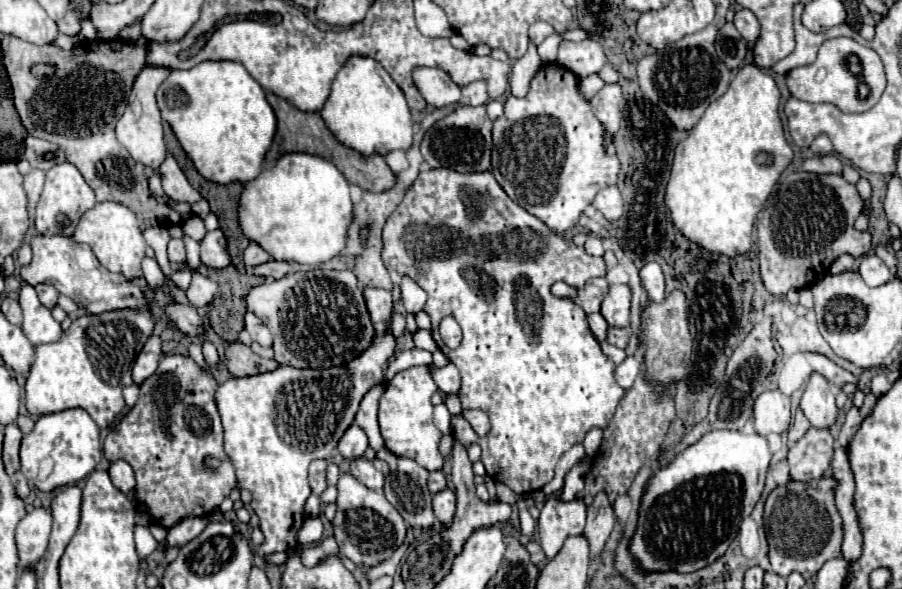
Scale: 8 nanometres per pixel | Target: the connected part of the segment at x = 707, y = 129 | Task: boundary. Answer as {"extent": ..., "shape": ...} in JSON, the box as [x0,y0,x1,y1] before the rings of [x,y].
{"extent":[664,65,792,257],"shape":[[[744,65],[732,79],[728,91],[708,105],[698,125],[690,129],[688,137],[682,139],[674,149],[674,163],[670,169],[664,203],[668,205],[670,217],[678,231],[708,253],[736,257],[750,251],[750,237],[756,215],[764,207],[772,187],[780,179],[780,173],[792,161],[792,149],[784,137],[778,115],[778,103],[780,91],[774,79],[756,65]]]}

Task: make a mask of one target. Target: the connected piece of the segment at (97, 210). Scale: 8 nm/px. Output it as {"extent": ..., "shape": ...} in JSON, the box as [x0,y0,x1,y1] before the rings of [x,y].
{"extent":[72,201,146,281],"shape":[[[104,201],[104,203],[96,203],[92,209],[88,209],[78,225],[76,231],[72,235],[72,241],[76,243],[86,243],[92,247],[96,259],[100,261],[102,267],[106,267],[108,271],[120,273],[124,275],[128,281],[132,279],[140,279],[142,277],[142,259],[144,259],[144,249],[146,249],[146,241],[142,237],[142,231],[138,227],[136,215],[114,201]]]}

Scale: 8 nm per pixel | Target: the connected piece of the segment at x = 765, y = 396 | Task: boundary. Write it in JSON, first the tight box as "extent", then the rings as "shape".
{"extent":[754,391,790,435],"shape":[[[764,391],[754,403],[754,427],[760,435],[784,433],[790,423],[790,397],[776,391]]]}

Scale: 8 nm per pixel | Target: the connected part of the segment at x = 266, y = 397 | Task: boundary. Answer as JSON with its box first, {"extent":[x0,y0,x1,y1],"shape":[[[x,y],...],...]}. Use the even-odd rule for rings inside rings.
{"extent":[216,331,396,559],"shape":[[[376,331],[372,345],[352,359],[346,367],[330,369],[296,369],[290,365],[280,365],[274,371],[252,375],[252,377],[232,377],[218,387],[216,403],[224,427],[224,451],[236,467],[236,479],[240,487],[252,493],[252,509],[260,517],[260,529],[264,533],[264,543],[258,549],[258,557],[264,559],[272,553],[290,553],[300,547],[298,531],[304,519],[304,503],[312,489],[308,485],[308,465],[314,459],[328,459],[336,449],[340,437],[354,421],[362,397],[384,379],[384,369],[394,357],[396,337],[388,331]]]}

